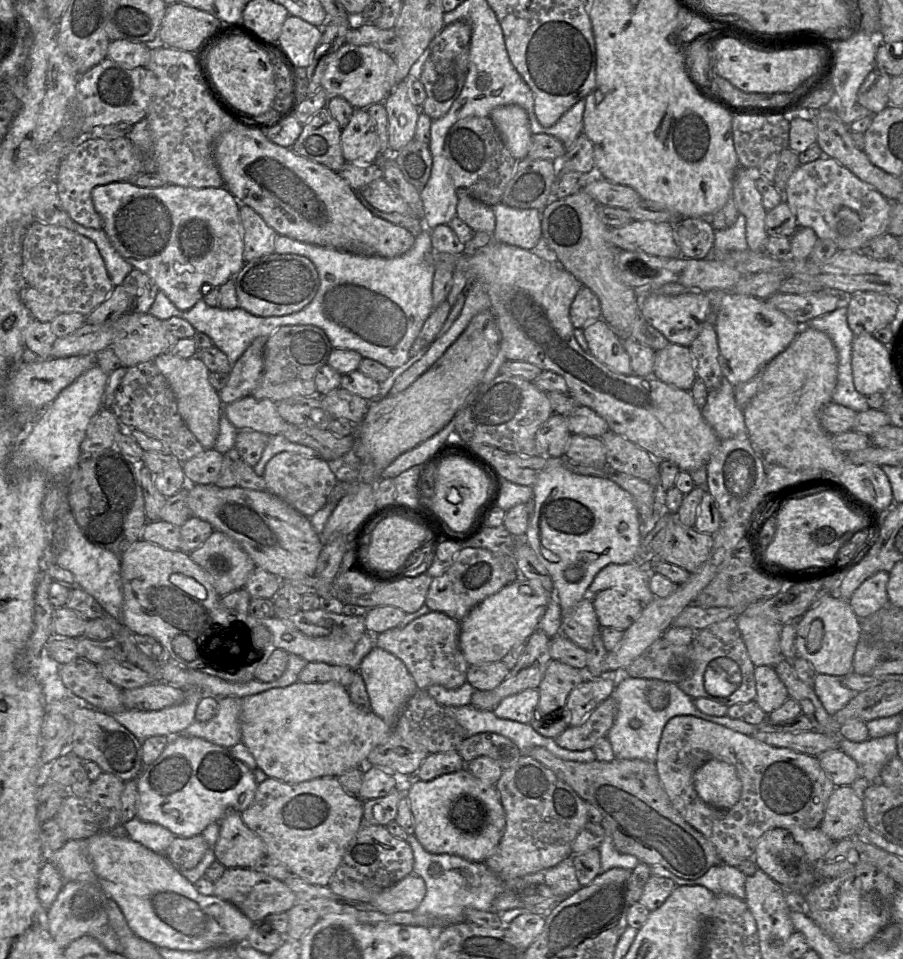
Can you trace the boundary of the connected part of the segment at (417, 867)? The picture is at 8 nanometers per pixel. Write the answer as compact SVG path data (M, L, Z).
M414 834L408 835L406 841L414 856L412 874L421 877L426 885L426 894L416 908L417 913L431 914L431 908L451 906L489 910L494 898L503 892L503 881L484 862L473 862L452 854L429 853Z

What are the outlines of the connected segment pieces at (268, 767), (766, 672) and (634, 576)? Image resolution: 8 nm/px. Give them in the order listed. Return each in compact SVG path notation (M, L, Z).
M295 682L287 687L272 688L259 694L245 696L241 699L240 725L242 742L254 757L257 767L260 768L269 778L274 778L287 784L297 784L304 781L313 780L327 776L339 777L343 773L366 766L369 753L382 741L384 741L392 731L392 728L377 716L372 710L362 710L358 708L350 699L347 689L337 682L316 682L303 683Z
M756 666L754 676L757 691L755 701L766 714L781 707L789 698L787 688L775 672L774 667Z
M636 563L609 564L595 576L589 586L589 595L605 589L616 589L639 601L643 606L654 598L649 588L652 571L645 571Z

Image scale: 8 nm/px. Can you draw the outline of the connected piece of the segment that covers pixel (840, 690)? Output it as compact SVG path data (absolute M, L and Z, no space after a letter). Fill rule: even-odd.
M816 674L813 689L825 710L832 716L856 696L856 692L842 683L842 678L827 674Z

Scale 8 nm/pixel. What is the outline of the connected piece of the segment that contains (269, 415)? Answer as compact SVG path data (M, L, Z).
M251 394L222 407L222 412L237 430L251 429L268 435L280 434L285 420L279 414L276 403L268 398L255 398Z

